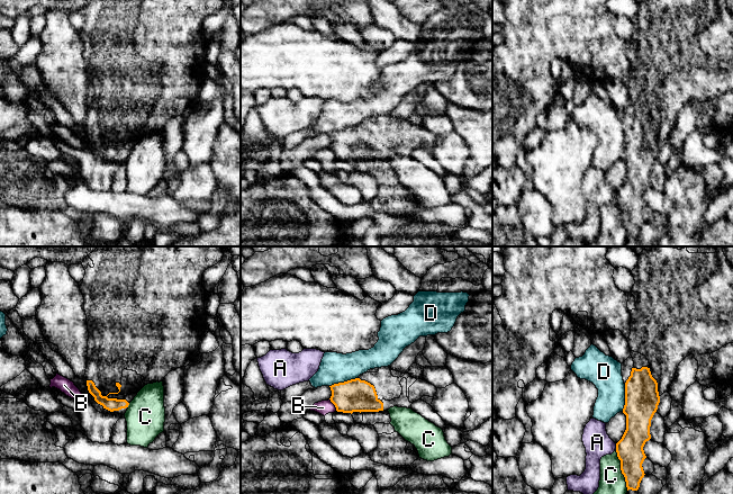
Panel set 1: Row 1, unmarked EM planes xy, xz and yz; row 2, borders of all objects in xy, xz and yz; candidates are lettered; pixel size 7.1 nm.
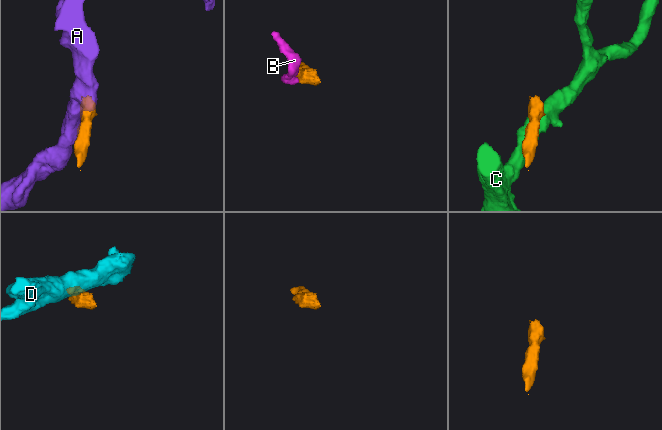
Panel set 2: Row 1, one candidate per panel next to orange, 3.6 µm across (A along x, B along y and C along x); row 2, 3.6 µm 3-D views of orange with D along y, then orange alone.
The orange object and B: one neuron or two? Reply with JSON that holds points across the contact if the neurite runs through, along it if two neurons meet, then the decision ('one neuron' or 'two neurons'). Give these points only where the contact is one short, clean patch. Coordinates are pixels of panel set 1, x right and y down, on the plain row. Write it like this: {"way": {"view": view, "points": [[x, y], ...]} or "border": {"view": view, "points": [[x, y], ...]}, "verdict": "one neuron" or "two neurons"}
{"border": {"view": "xz", "points": [[329, 146], [336, 158]]}, "verdict": "two neurons"}

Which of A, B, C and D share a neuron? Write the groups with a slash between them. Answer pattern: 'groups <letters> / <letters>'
groups A / B / C / D

